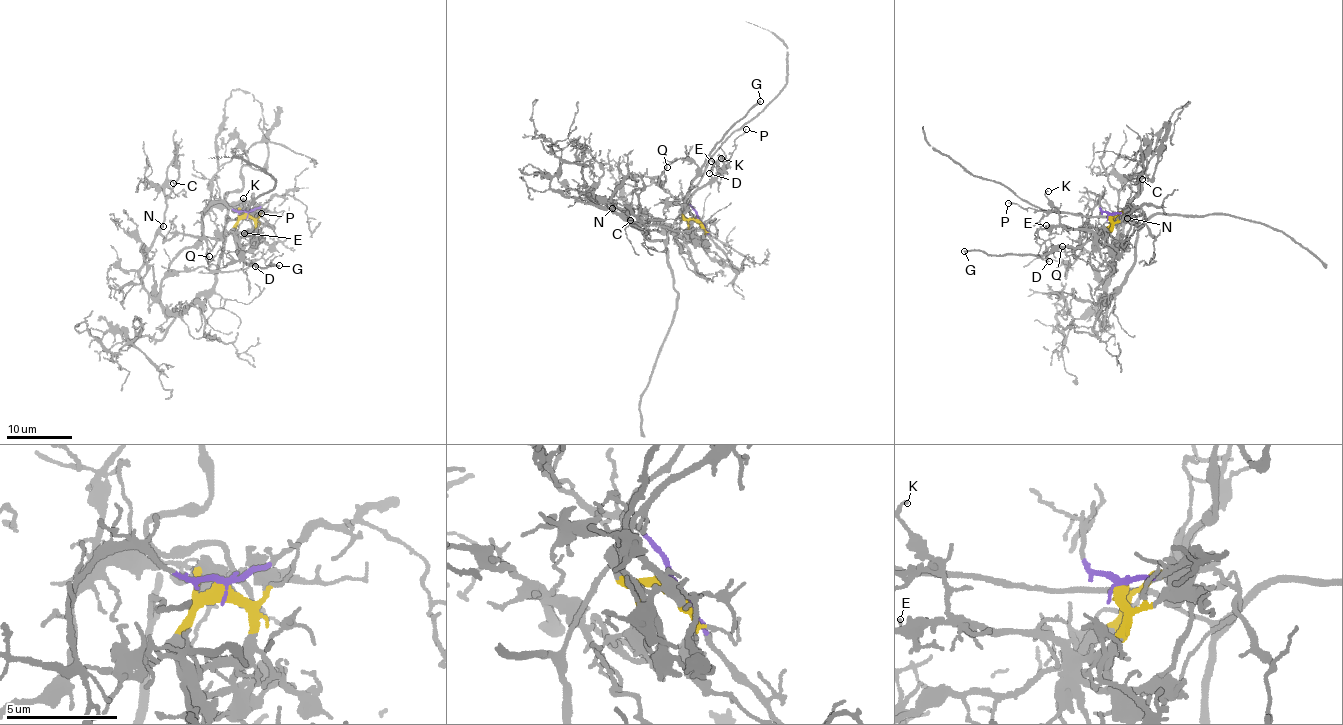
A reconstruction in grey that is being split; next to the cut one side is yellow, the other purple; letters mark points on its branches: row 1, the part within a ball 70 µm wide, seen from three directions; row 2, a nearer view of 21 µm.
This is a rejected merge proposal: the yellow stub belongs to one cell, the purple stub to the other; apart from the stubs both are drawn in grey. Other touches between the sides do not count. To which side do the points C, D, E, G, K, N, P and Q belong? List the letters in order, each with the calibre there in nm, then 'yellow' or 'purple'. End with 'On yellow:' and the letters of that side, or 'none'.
C: calibre 130 nm; purple
D: calibre 110 nm; yellow
E: calibre 70 nm; yellow
G: calibre 240 nm; yellow
K: calibre 150 nm; yellow
N: calibre 130 nm; purple
P: calibre 120 nm; yellow
Q: calibre 130 nm; purple
On yellow: D, E, G, K, P

